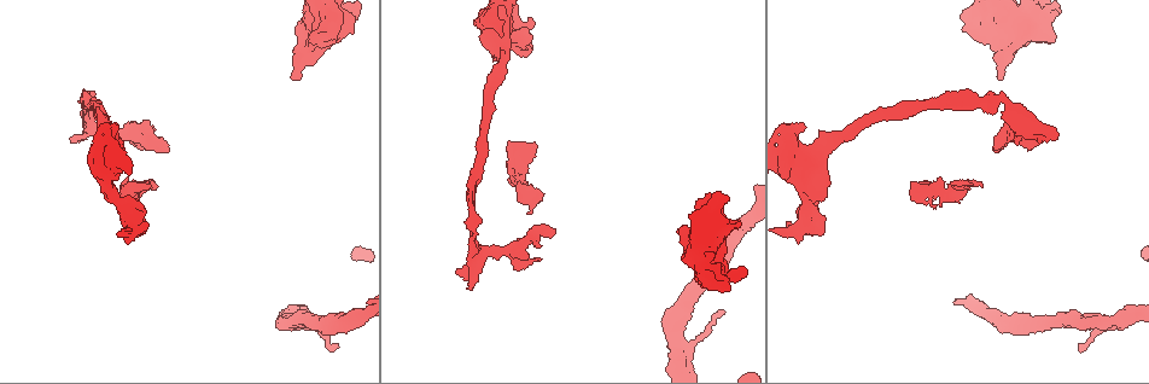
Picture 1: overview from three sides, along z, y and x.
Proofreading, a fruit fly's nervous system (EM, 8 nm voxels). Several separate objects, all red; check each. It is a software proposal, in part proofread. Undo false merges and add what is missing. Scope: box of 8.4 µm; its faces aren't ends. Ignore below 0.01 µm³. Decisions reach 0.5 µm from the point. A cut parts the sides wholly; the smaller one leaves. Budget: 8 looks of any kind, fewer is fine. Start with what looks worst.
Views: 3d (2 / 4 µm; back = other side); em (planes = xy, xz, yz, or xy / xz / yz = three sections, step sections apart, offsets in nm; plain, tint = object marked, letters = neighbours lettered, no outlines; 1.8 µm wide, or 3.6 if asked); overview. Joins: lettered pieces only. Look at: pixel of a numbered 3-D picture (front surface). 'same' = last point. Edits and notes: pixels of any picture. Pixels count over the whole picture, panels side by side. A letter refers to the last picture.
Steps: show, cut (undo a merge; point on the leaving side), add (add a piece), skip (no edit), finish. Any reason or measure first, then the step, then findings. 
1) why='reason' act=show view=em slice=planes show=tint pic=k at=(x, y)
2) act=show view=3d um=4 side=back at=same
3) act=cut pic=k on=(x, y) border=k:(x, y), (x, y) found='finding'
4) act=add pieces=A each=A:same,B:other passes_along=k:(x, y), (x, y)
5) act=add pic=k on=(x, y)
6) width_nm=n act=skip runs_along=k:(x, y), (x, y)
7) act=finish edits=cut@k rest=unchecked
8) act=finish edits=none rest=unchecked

why='branch stops here' act=show view=3d um=4 pic=1 at=(982, 185)

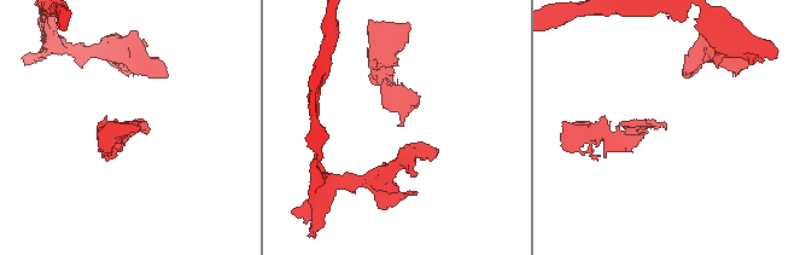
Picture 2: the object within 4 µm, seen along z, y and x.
act=show view=em slice=planes show=letters pic=2 at=(397, 126)

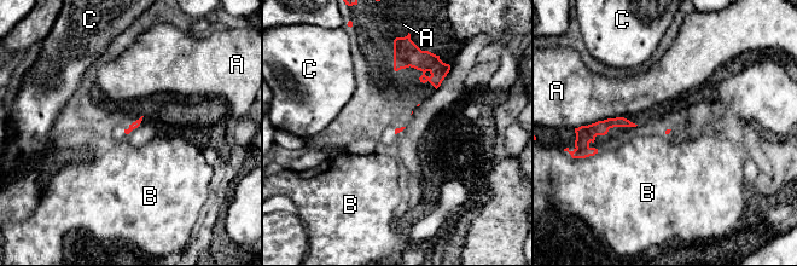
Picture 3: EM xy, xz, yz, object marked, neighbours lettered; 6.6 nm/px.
act=skip each=A:other,B:other,C:other border=3:(593, 155), (588, 157) found='none of them fits'

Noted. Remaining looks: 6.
why='sharp bend' act=show view=3d um=4 pic=1 at=(1018, 114)

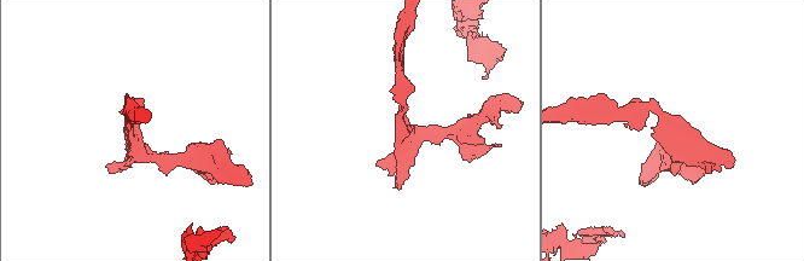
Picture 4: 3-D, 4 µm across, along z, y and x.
act=show view=em slice=xy step=16 show=tint pic=4 at=(401, 129)

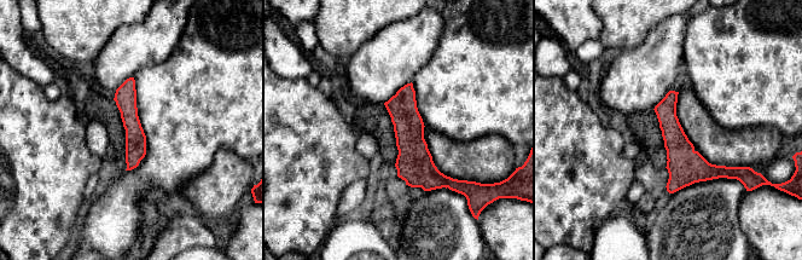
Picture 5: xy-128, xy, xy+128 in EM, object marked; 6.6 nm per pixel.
act=show view=em slice=planes show=letters at=same

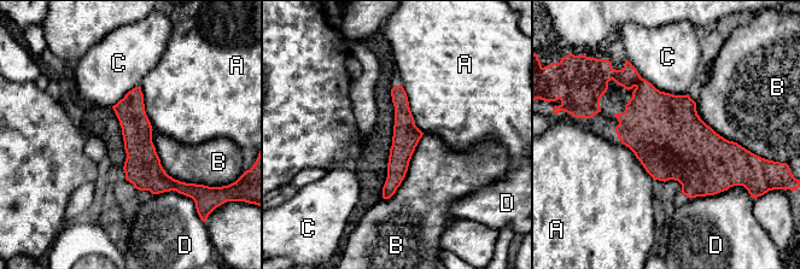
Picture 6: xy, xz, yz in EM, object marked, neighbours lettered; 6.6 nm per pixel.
act=skip each=A:other,B:other,C:other,D:other border=6:(402, 86), (413, 122), (424, 133) found='all the same neuron'

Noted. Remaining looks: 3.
why='thick end' act=show view=3d um=4 side=back pic=1 at=(1000, 76)

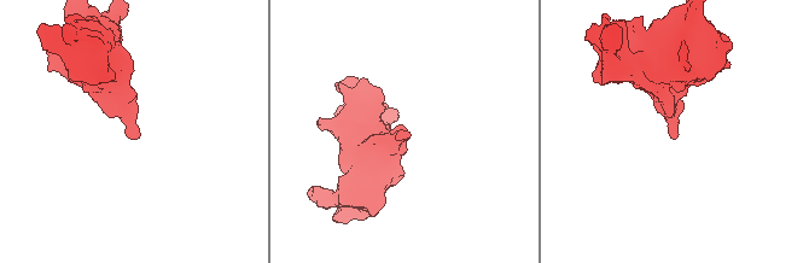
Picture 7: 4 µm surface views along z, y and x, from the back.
act=show view=em slice=xy step=16 show=letters pic=7 at=(409, 134)

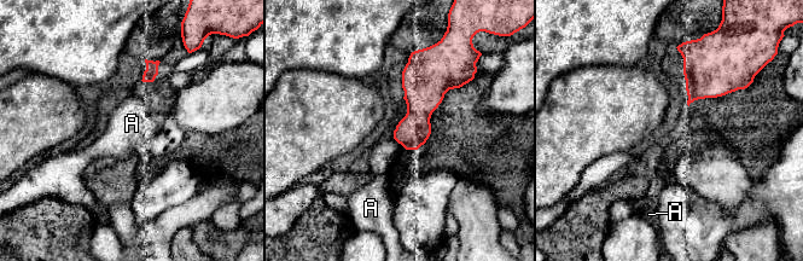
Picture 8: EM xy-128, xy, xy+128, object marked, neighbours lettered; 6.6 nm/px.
act=show view=em slice=planes show=letters at=same

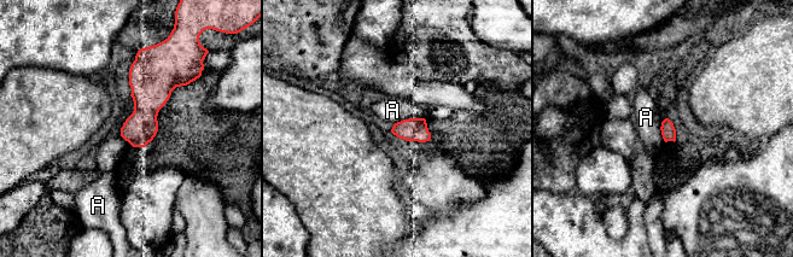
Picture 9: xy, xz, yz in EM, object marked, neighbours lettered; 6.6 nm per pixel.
longest_contact=A:220nm act=skip each=A:other found='none of them fits'

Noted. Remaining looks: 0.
act=finish edits=none rest=unchecked

